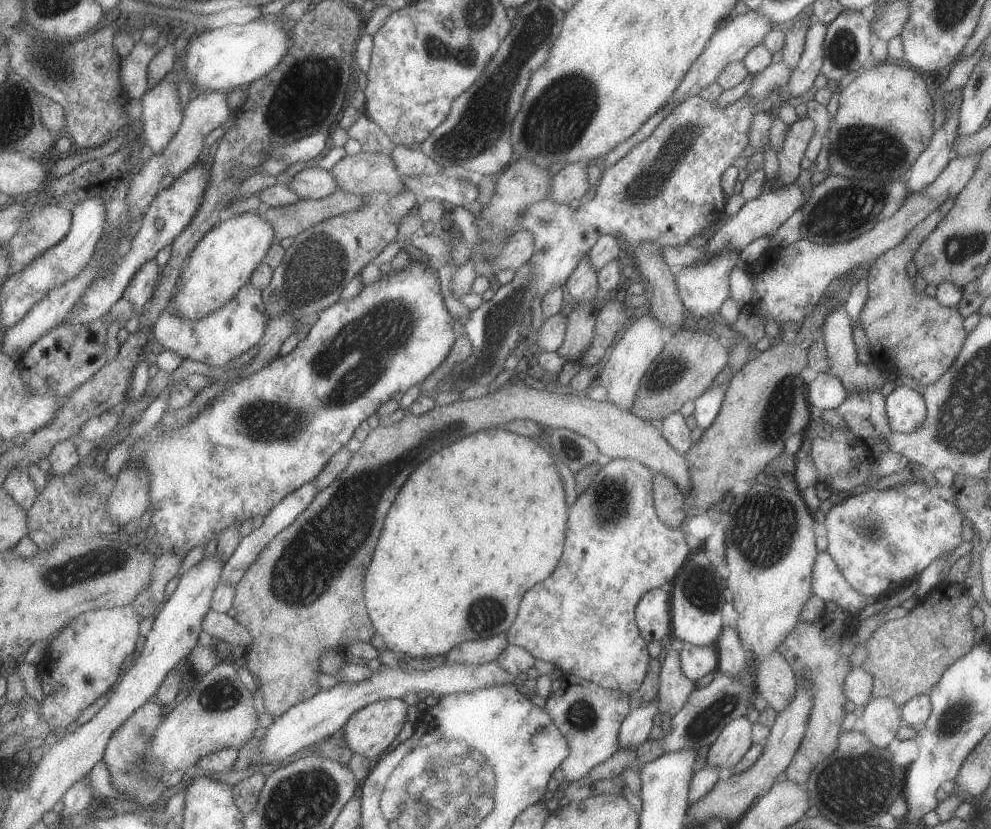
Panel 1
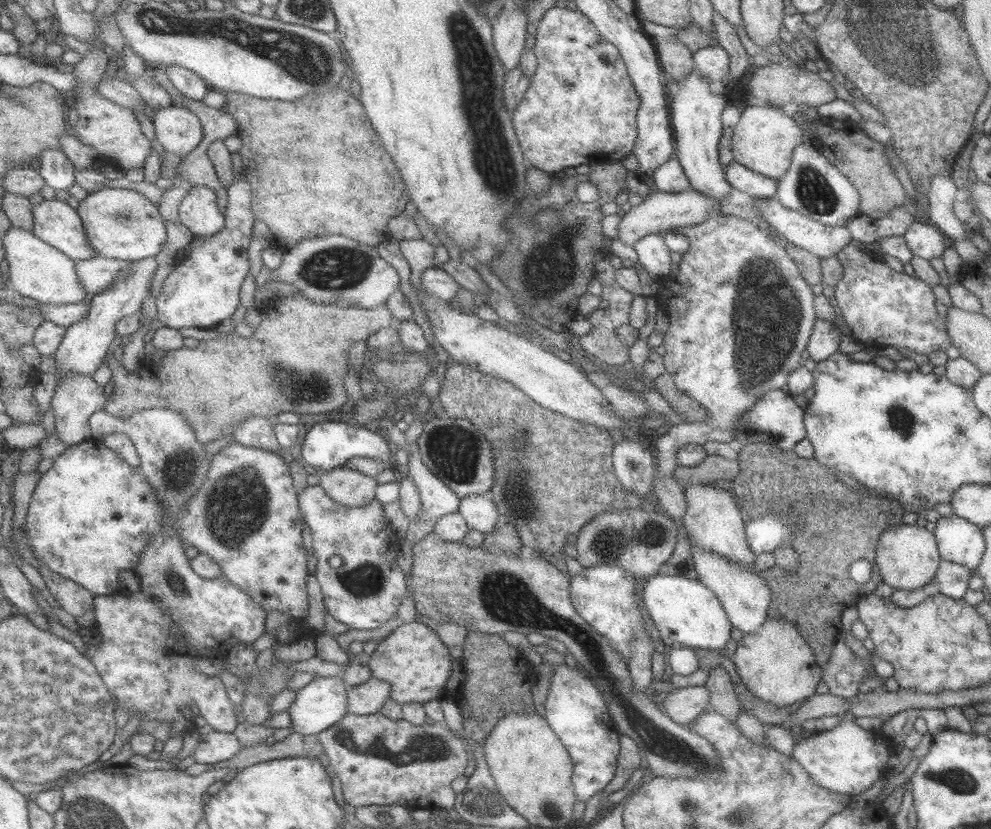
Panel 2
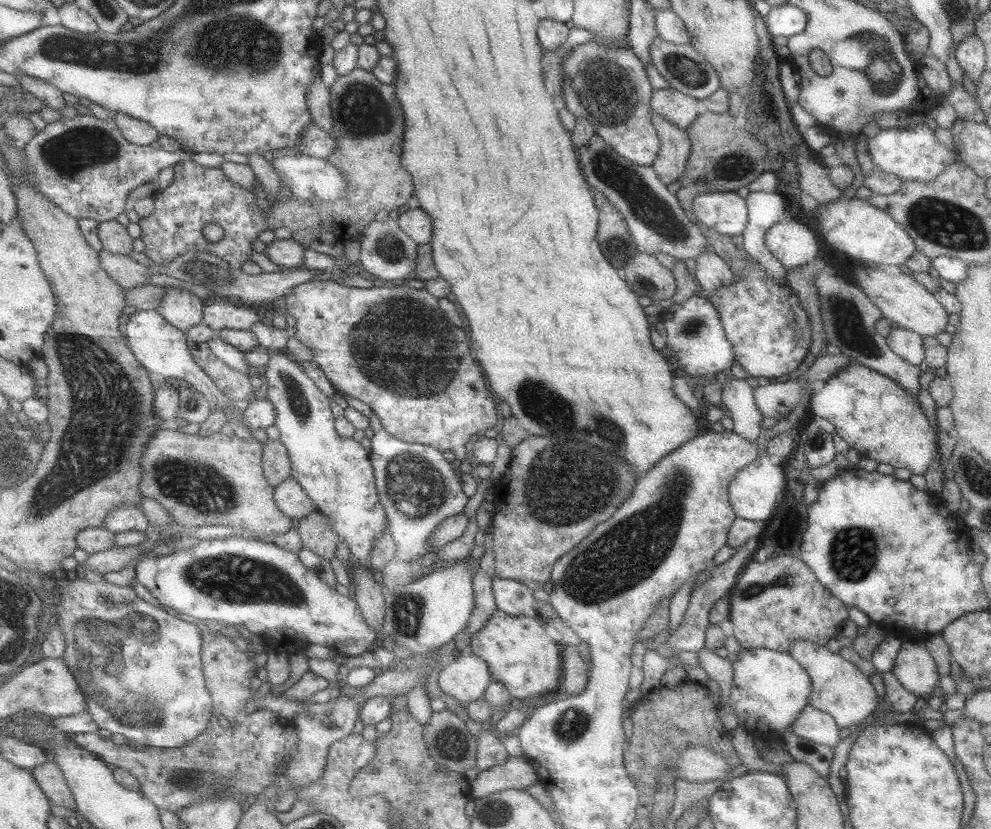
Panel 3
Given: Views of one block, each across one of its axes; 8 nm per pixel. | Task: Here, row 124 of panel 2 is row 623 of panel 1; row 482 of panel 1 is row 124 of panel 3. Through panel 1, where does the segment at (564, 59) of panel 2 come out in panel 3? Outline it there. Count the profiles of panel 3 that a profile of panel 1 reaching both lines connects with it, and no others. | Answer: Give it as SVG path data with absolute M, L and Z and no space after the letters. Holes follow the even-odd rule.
M588 41L574 49L564 63L563 94L567 99L565 105L578 119L585 118L593 127L596 135L604 140L616 154L622 155L627 161L638 166L650 166L658 157L661 142L657 130L651 121L651 96L653 93L644 62L631 48L611 47L598 44L596 41Z

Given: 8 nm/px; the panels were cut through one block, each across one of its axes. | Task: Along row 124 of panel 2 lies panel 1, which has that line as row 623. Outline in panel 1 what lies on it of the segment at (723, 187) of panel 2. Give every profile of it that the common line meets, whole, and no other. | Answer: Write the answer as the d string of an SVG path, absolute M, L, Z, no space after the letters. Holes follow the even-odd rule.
M704 549L691 552L688 560L684 561L682 568L673 580L674 590L671 597L671 621L673 638L680 638L684 643L697 647L716 645L722 634L722 606L728 599L724 591L716 567L706 557Z

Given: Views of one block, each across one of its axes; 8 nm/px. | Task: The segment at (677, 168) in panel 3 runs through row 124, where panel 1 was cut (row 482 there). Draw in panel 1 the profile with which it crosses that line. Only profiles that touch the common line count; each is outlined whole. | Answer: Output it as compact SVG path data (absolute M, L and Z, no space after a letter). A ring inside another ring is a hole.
M665 474L653 476L655 509L661 522L669 527L680 527L686 518L686 496L680 487Z

